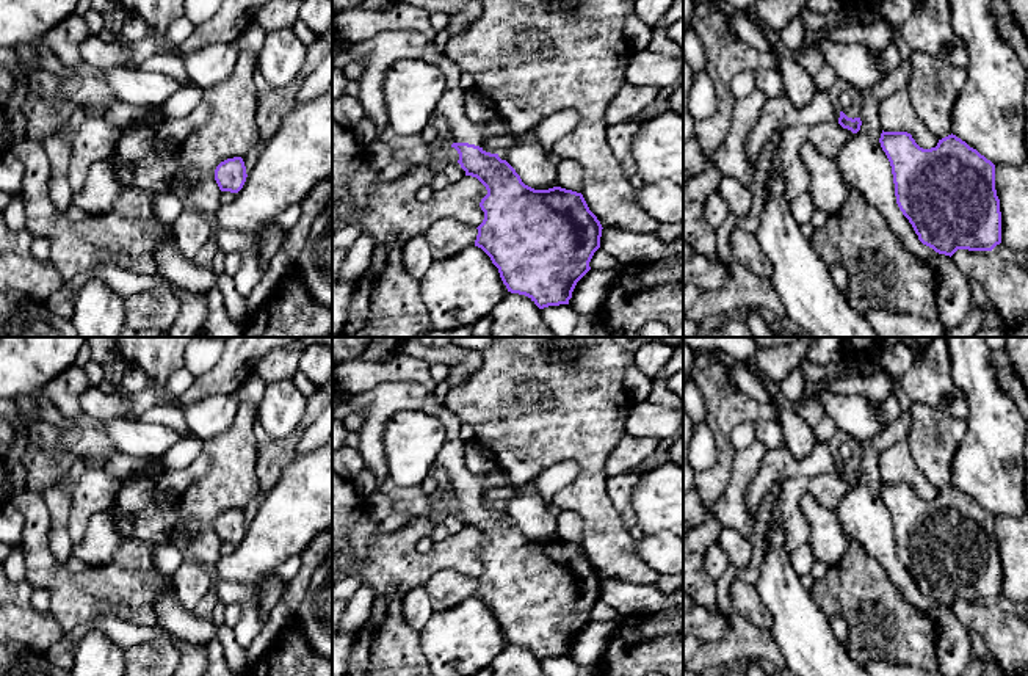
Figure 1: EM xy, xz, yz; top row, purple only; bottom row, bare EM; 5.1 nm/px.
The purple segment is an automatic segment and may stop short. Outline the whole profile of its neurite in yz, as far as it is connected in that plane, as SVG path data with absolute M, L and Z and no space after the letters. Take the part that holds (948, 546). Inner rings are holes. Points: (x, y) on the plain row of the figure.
M884 483L879 489L893 525L896 555L918 591L939 605L957 601L992 602L1001 594L1001 563L995 541L995 516L956 486L936 499L920 499L907 483Z

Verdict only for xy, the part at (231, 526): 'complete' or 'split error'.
complete

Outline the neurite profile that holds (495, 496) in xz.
M500 486L487 489L483 496L483 502L490 505L501 505L503 502L509 500L516 496L517 486Z

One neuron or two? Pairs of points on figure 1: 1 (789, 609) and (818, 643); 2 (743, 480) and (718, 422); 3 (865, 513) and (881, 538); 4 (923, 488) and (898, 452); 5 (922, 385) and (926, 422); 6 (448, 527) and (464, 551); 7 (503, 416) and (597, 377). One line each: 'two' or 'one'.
1: one
2: two
3: one
4: one
5: two
6: two
7: one

